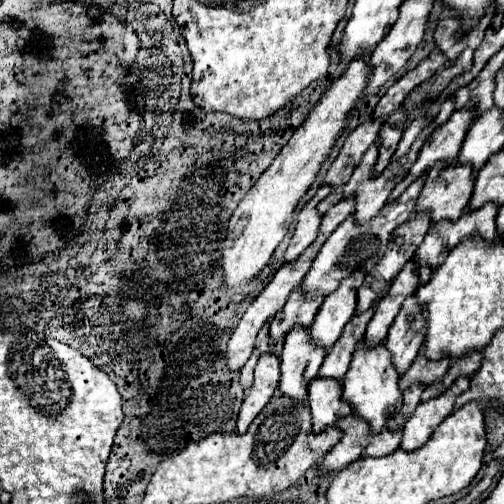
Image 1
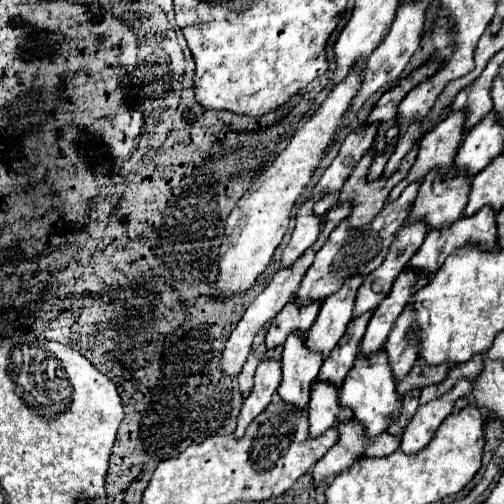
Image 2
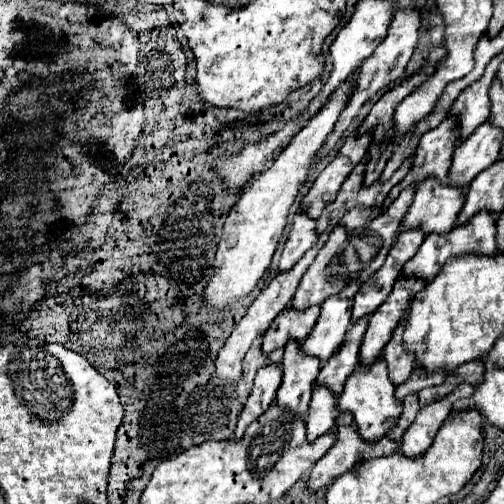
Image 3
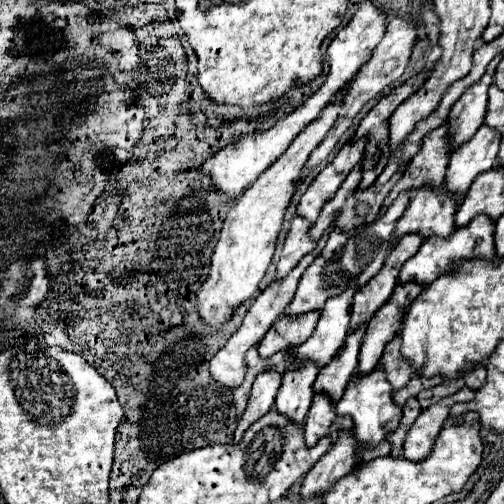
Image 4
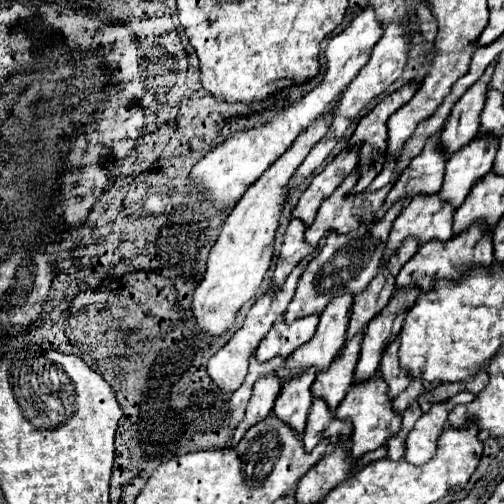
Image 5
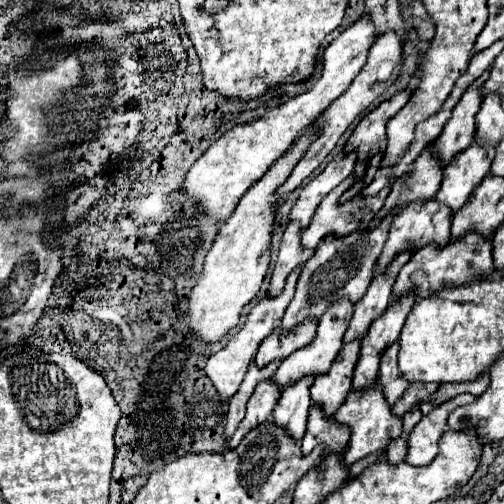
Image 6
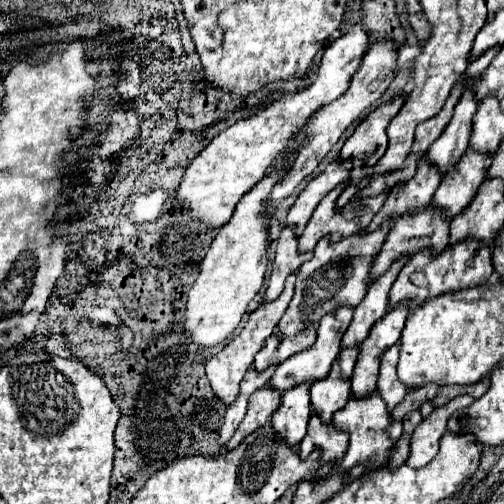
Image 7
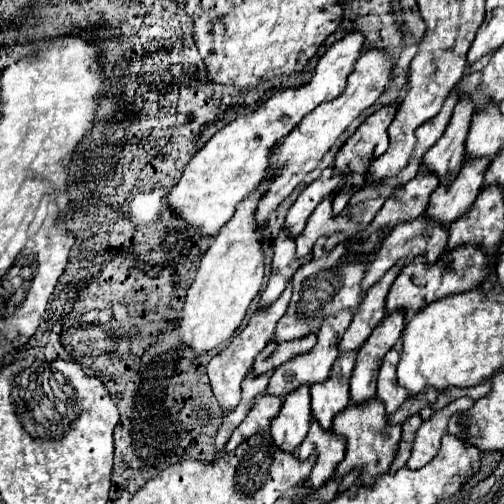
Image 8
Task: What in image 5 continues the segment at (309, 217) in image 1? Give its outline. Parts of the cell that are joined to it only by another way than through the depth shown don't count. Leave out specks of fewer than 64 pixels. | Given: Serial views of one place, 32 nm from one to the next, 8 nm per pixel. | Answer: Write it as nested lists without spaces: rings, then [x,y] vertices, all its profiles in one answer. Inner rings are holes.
[[[292,218],[290,224],[288,224],[288,230],[284,234],[284,242],[282,242],[282,250],[280,250],[280,256],[278,256],[278,262],[276,262],[276,270],[274,270],[274,280],[272,280],[272,290],[280,290],[284,280],[288,278],[288,274],[308,256],[314,254],[316,248],[308,246],[304,242],[304,230],[306,226]]]

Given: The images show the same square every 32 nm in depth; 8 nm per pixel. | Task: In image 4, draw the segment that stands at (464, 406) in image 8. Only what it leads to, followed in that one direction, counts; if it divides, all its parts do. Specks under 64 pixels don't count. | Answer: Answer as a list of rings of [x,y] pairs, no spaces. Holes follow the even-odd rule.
[[[464,388],[456,392],[456,396],[450,396],[448,400],[440,400],[432,404],[428,410],[424,410],[404,440],[404,458],[410,462],[426,460],[434,450],[436,436],[440,434],[440,430],[448,420],[450,408],[458,402],[470,402],[470,400],[474,400],[474,392],[470,388]]]

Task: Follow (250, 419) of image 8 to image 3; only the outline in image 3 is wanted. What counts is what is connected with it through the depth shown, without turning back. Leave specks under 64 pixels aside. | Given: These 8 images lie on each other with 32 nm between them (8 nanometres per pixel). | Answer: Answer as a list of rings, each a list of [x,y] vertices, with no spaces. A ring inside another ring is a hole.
[[[268,364],[258,370],[258,374],[254,378],[254,388],[252,388],[252,392],[250,392],[250,396],[238,416],[234,440],[240,440],[244,430],[272,406],[280,382],[282,382],[282,372],[276,364]]]

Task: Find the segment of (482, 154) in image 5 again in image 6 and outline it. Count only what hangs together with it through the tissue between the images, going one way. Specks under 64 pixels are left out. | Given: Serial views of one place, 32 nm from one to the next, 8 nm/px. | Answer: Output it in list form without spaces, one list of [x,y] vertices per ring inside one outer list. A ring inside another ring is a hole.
[[[474,144],[466,148],[462,156],[456,156],[456,164],[444,170],[436,200],[440,204],[446,204],[452,212],[458,212],[468,202],[474,188],[488,176],[492,156],[494,148],[492,152],[488,152],[488,148],[476,148]]]

